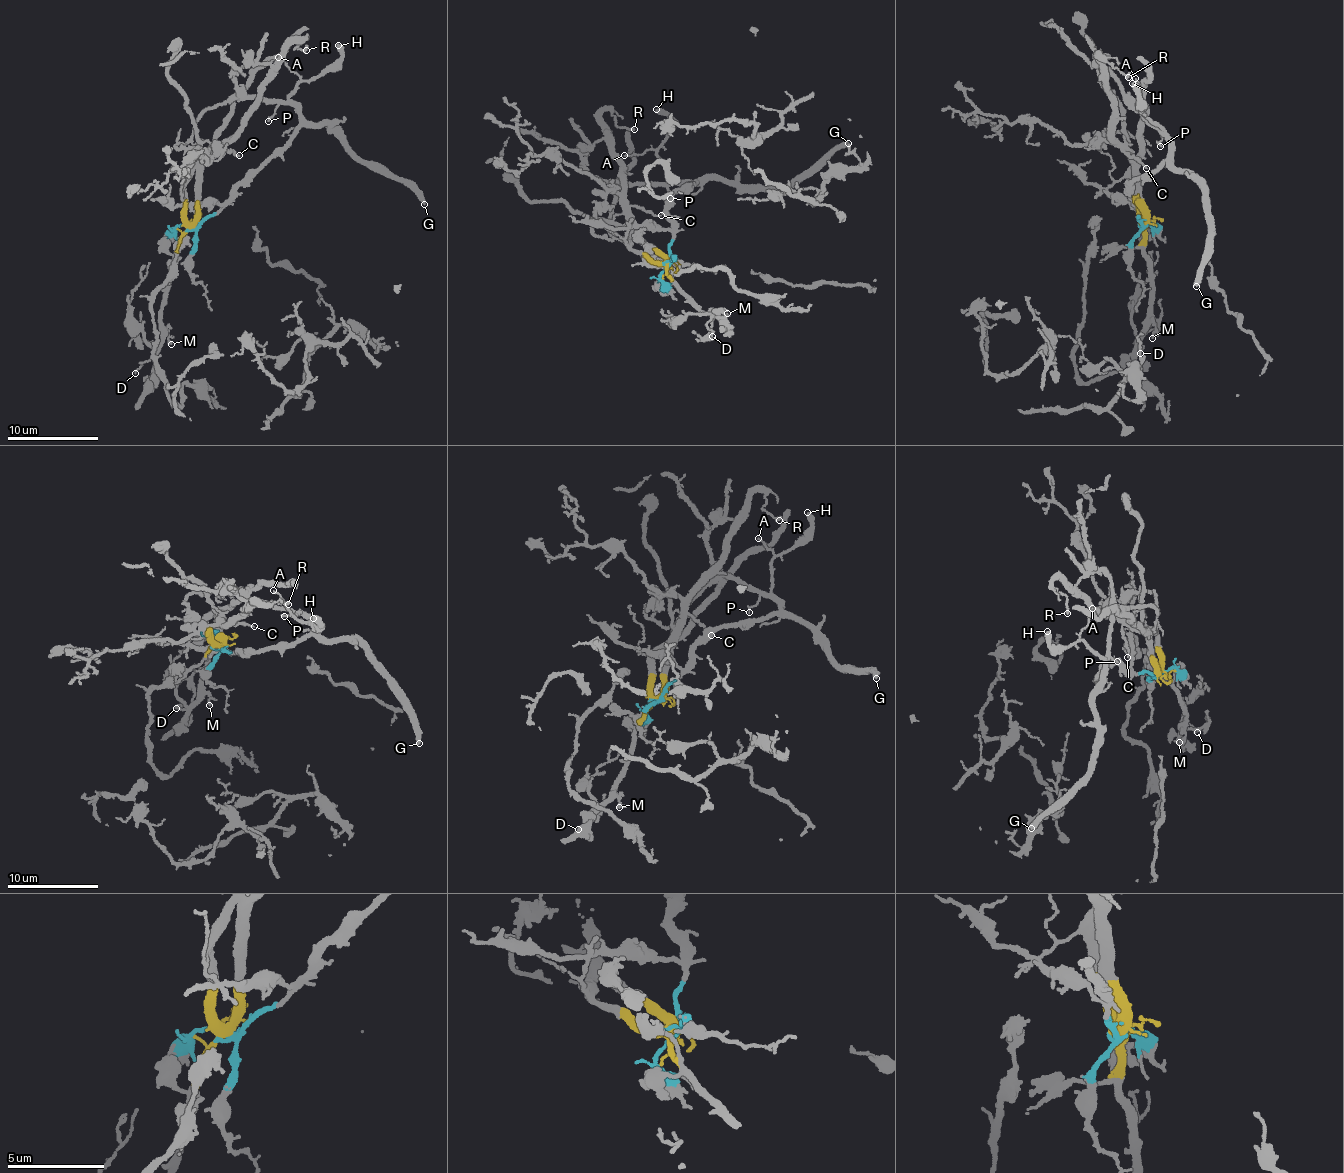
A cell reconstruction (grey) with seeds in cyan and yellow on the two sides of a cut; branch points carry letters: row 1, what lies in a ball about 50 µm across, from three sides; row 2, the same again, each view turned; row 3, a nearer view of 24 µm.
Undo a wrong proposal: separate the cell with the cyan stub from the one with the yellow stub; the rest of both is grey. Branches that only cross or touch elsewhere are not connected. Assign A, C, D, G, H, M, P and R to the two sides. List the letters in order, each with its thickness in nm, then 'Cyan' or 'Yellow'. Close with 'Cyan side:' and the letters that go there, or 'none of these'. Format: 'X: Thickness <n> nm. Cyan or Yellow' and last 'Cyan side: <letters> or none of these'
A: Thickness 100 nm. Cyan
C: Thickness 100 nm. Yellow
D: Thickness 110 nm. Yellow
G: Thickness 360 nm. Cyan
H: Thickness 460 nm. Cyan
M: Thickness 110 nm. Yellow
P: Thickness 130 nm. Cyan
R: Thickness 190 nm. Yellow
Cyan side: A, G, H, P

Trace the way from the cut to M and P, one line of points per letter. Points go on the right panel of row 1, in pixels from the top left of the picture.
M: (1144, 224), (1155, 328), (1151, 338)
P: (1145, 224), (1136, 212), (1131, 187), (1136, 180), (1147, 179), (1168, 156), (1168, 147), (1161, 133), (1161, 147)

